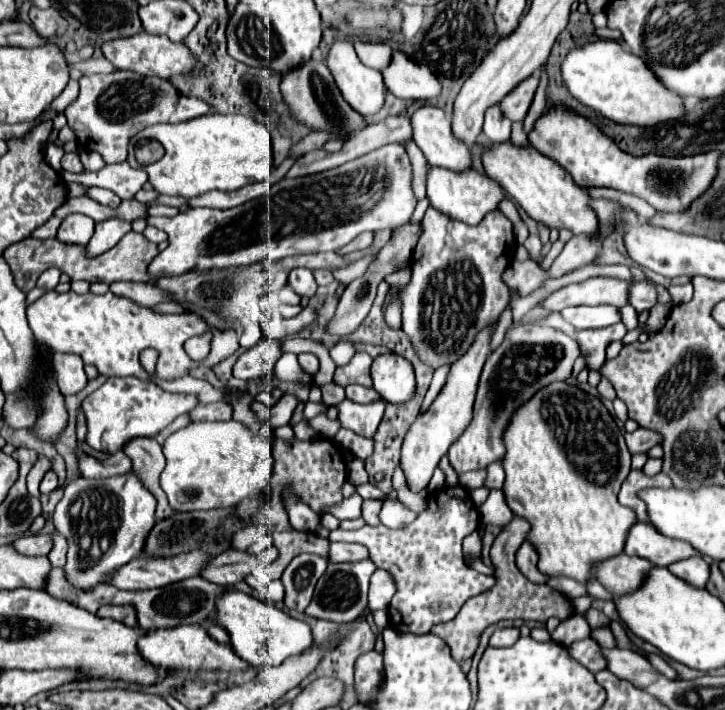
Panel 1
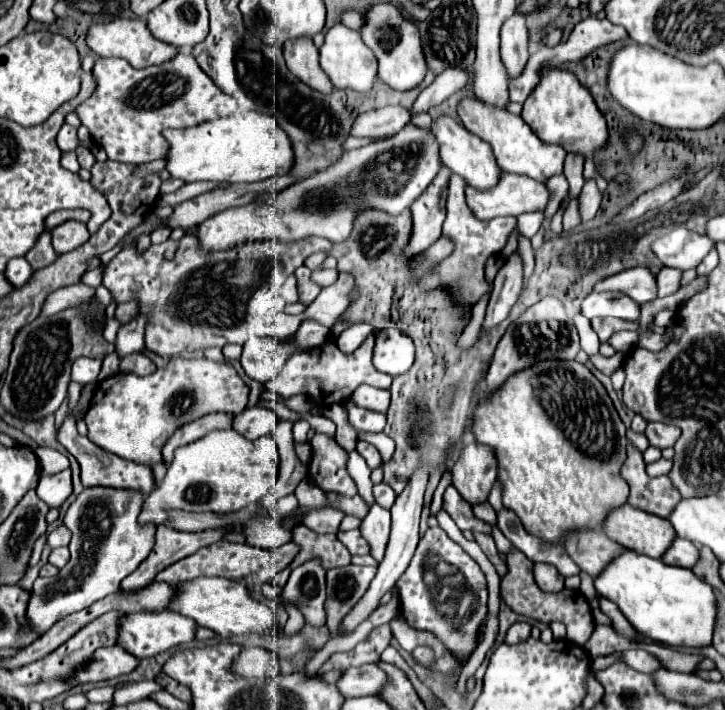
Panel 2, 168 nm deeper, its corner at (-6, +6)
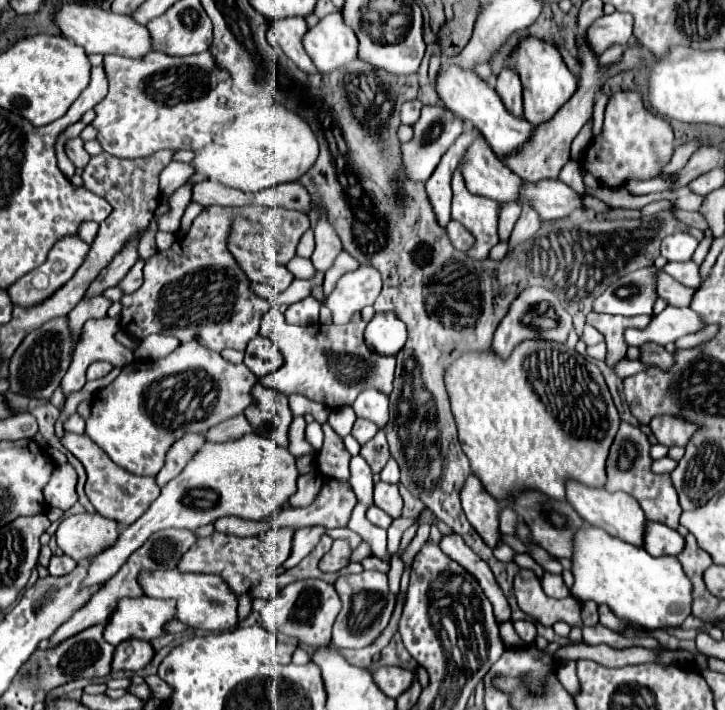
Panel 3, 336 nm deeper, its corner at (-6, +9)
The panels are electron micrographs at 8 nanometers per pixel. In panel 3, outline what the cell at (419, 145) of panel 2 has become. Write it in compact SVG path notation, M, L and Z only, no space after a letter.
M422 107L420 119L412 125L414 135L408 143L400 145L400 157L402 157L402 169L404 169L404 177L408 181L414 183L424 183L430 179L430 175L434 173L438 161L442 159L442 155L450 149L450 145L462 135L464 131L464 121L458 119L454 113L450 113L444 107Z

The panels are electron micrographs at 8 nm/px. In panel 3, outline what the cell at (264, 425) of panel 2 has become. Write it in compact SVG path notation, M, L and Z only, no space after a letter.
M238 415L230 421L222 421L220 425L214 425L212 429L208 429L206 439L208 441L230 441L230 439L240 439L252 431L254 427L246 419L246 415Z

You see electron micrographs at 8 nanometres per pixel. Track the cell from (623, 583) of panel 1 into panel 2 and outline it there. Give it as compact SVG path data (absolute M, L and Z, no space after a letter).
M594 528L566 534L562 546L566 554L578 564L578 568L588 572L592 578L596 578L604 570L604 566L624 550L614 540L608 540L602 530Z

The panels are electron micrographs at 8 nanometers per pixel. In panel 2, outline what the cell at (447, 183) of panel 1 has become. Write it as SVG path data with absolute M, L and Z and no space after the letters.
M502 172L500 182L490 190L480 192L466 186L466 202L470 202L472 212L480 220L492 220L496 216L520 216L526 212L544 212L550 196L552 192L546 188L544 182L532 180L528 176L520 176L520 174L508 174L508 172Z

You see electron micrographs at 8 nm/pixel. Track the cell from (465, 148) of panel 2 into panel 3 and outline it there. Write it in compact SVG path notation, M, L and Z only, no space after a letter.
M476 137L476 141L466 149L460 161L460 171L466 187L474 195L482 195L498 203L512 203L518 197L522 179L498 161L482 137Z

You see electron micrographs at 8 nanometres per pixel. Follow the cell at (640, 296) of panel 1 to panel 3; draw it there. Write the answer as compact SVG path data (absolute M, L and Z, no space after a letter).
M692 261L686 263L666 263L664 271L674 277L678 283L688 285L688 287L698 287L700 285L700 275L698 275L698 265Z

